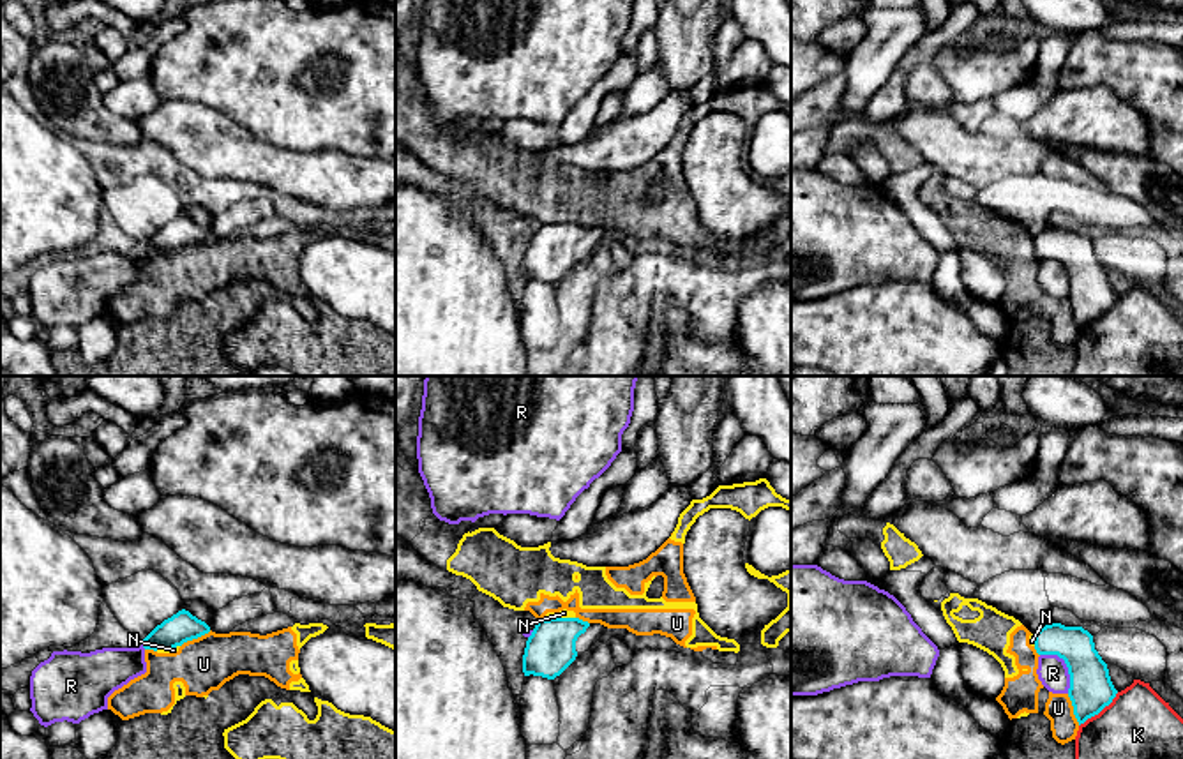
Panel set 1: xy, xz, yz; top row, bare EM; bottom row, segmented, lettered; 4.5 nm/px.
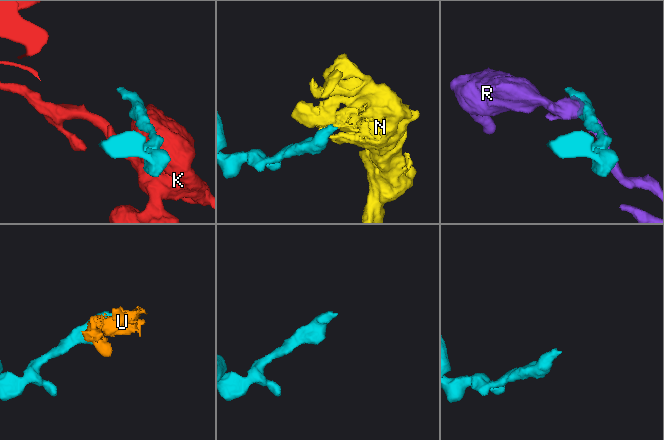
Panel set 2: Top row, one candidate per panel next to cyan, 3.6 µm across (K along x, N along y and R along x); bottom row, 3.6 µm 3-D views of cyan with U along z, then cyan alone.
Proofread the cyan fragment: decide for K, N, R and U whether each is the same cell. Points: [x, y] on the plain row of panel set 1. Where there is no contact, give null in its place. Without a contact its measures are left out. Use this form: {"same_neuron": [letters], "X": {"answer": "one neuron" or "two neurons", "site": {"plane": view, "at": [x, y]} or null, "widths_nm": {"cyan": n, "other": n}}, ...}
{"same_neuron": [], "K": {"answer": "two neurons", "site": {"plane": "yz", "at": [1099, 316]}, "widths_nm": {"cyan": 190, "other": 500}}, "N": {"answer": "two neurons", "site": {"plane": "xz", "at": [558, 223]}, "widths_nm": {"cyan": 220, "other": 40}}, "R": {"answer": "two neurons", "site": {"plane": "yz", "at": [1067, 270]}, "widths_nm": {"cyan": 190, "other": 140}}, "U": {"answer": "two neurons", "site": {"plane": "yz", "at": [1074, 315]}, "widths_nm": {"cyan": 190, "other": 130}}}

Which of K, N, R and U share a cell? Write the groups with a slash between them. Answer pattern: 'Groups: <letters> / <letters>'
Groups: K / N U / R

